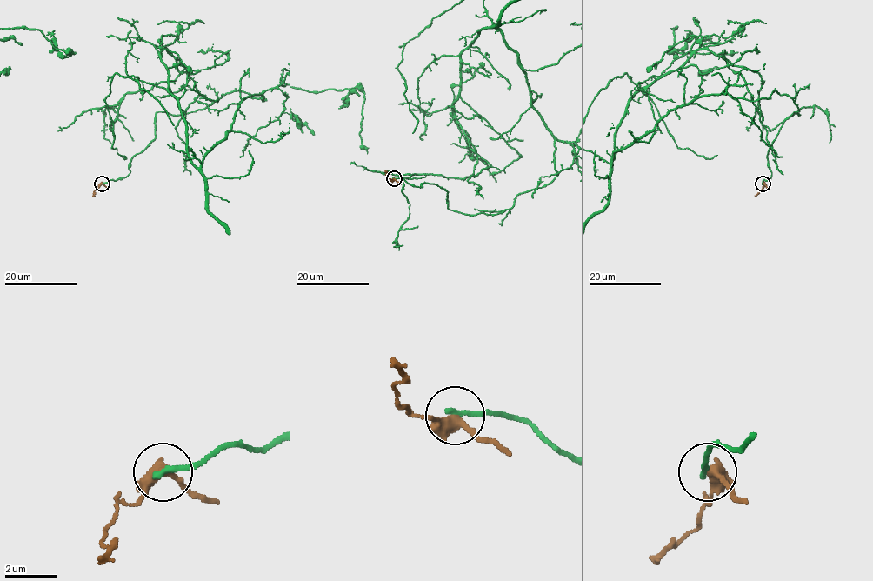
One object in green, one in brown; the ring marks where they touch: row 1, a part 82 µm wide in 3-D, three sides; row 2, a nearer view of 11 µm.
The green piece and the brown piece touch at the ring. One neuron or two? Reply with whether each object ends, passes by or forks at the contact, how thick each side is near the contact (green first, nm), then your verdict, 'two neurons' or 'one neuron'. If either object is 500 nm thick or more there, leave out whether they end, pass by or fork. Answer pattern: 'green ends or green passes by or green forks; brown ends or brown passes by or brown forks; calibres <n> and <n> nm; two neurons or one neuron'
green ends; brown forks; calibres 240 and 340 nm; two neurons

